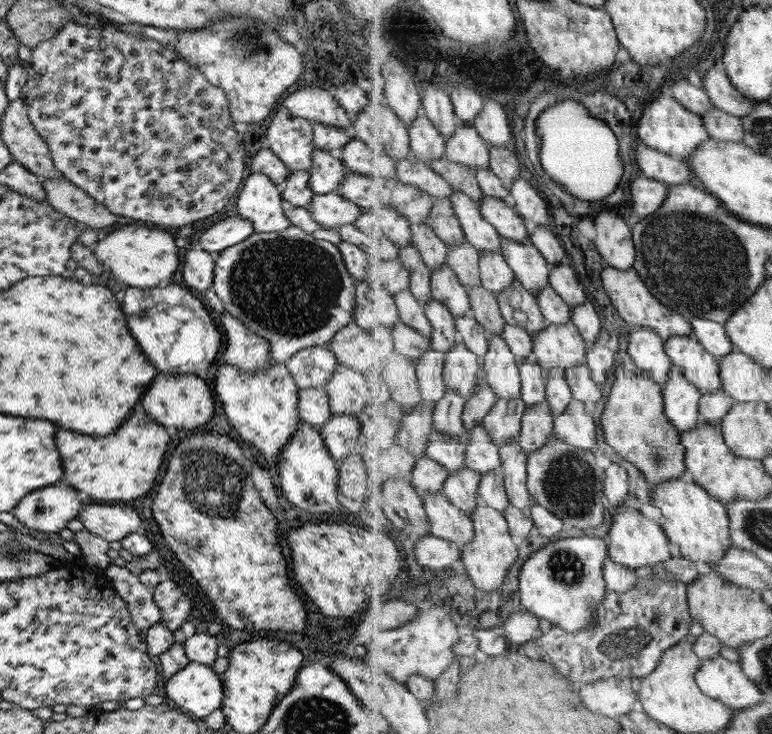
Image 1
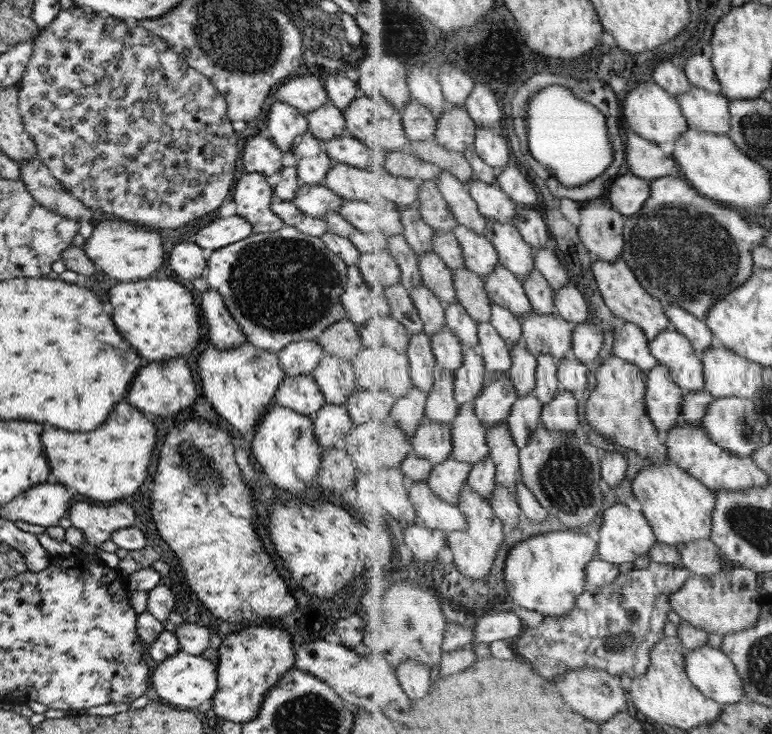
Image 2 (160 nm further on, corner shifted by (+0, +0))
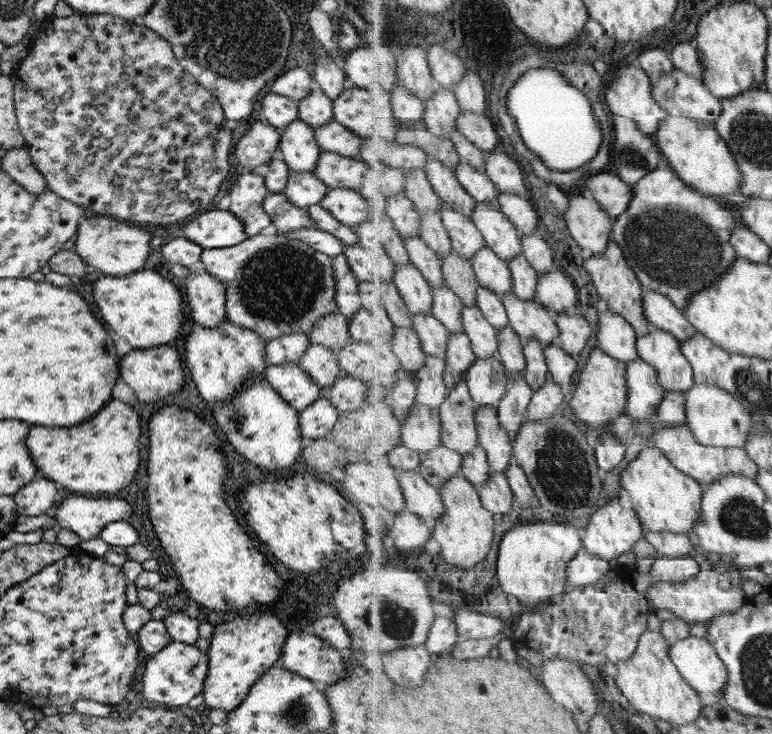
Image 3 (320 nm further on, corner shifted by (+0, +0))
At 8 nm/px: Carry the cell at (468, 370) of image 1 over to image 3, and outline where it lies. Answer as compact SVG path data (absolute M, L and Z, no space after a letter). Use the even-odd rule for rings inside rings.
M414 314L413 323L423 351L428 356L447 360L450 330L432 314Z

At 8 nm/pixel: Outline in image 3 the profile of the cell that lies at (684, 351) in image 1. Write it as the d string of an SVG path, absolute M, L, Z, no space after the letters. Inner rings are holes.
M654 327L651 334L638 336L637 351L639 357L648 362L658 374L658 381L667 391L688 391L694 384L694 367L683 354L682 342L679 341L671 332Z

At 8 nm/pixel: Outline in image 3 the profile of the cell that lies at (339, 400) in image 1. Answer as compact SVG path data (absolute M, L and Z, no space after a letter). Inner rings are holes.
M309 343L305 352L298 358L297 365L321 389L328 387L337 377L343 376L335 352L319 344Z

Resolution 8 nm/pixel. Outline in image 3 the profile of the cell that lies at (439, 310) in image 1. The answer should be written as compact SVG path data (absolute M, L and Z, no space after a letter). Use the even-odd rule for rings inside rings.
M413 263L396 264L393 282L411 314L432 314L434 288Z

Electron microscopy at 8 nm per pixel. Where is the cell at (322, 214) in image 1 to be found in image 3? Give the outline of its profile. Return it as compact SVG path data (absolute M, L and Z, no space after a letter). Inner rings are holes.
M289 172L282 193L299 208L318 204L328 188L312 172Z

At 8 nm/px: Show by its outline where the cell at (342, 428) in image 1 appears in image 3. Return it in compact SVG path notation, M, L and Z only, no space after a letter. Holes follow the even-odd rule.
M319 396L305 408L297 411L297 423L299 423L301 438L303 440L326 438L329 428L335 426L339 415L340 413L329 400Z

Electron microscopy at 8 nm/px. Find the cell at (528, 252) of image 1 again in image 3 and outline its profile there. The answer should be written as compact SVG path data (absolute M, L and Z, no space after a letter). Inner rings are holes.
M476 202L472 220L483 233L485 243L503 260L510 262L522 253L523 233L498 207L498 203Z

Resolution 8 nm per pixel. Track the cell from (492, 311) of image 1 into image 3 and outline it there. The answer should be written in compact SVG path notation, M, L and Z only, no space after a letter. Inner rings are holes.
M454 248L443 259L443 277L448 288L453 290L465 305L477 306L480 282L471 259L463 256Z

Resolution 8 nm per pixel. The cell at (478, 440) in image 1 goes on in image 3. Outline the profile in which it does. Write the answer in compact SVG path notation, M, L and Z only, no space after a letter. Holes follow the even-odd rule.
M465 380L450 389L448 397L439 409L443 423L441 430L443 445L458 450L462 455L470 453L479 446L477 423L475 423L479 407L471 396Z

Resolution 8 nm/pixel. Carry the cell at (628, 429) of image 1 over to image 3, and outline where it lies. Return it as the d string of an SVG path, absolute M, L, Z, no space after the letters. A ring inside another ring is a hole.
M600 347L590 352L588 361L581 370L578 370L578 381L573 398L569 404L577 419L589 426L610 429L611 422L627 415L628 388L626 362L613 358Z

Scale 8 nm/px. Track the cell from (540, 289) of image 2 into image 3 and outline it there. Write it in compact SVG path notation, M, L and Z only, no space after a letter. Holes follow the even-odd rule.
M523 253L510 260L509 269L513 275L514 293L523 300L535 302L541 275L531 266Z

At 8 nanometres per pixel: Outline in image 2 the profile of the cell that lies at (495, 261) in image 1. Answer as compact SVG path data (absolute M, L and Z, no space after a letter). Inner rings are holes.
M459 222L453 231L461 243L466 266L481 278L493 274L500 263L495 245L485 235Z

